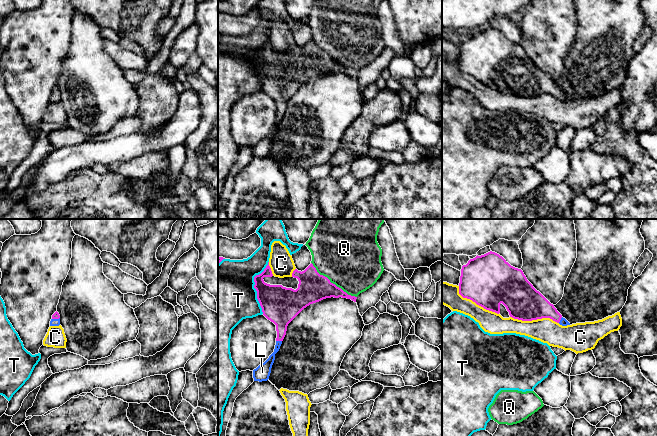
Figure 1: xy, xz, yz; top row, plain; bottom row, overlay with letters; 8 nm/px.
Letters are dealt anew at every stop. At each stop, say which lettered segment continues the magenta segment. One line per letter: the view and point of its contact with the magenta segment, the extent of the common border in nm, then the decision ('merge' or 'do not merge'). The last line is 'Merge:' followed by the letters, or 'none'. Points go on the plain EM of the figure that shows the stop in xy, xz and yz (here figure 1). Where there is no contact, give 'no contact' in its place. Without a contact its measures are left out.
C: contact yz (534, 95); length 400 nm; do not merge
L: contact xz (279, 116); length 50 nm; merge
Q: contact xz (332, 59); length 460 nm; do not merge
T: contact xz (254, 62); length 420 nm; do not merge
Merge: L

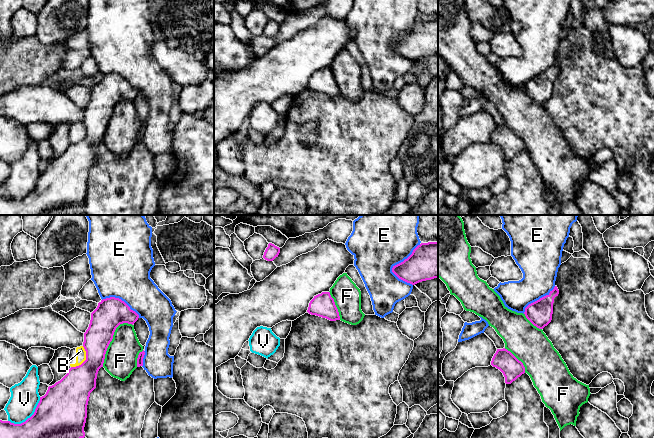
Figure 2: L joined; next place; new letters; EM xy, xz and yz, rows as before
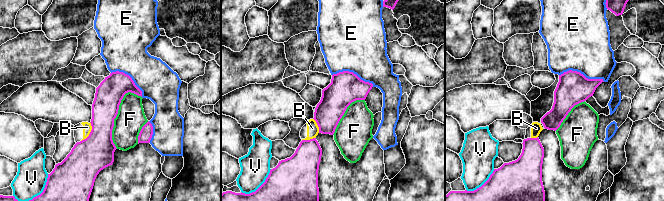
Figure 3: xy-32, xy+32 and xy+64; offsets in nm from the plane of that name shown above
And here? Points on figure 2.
B: contact xy (85, 136); length 200 nm; do not merge
E: contact xz (395, 41); length 340 nm; do not merge
F: contact xy (111, 116); length 420 nm; do not merge
V: contact xy (28, 194); length 320 nm; do not merge
Merge: none

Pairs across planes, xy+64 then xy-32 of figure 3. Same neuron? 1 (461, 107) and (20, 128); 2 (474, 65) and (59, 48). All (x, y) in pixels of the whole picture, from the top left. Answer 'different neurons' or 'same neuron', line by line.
1: different neurons
2: same neuron

